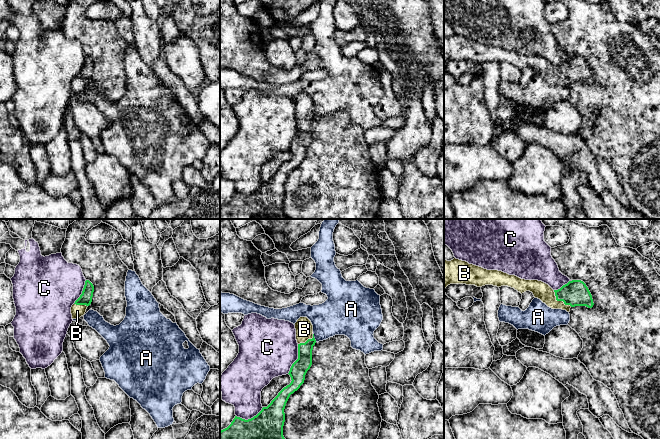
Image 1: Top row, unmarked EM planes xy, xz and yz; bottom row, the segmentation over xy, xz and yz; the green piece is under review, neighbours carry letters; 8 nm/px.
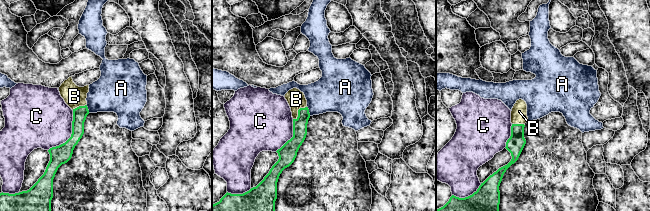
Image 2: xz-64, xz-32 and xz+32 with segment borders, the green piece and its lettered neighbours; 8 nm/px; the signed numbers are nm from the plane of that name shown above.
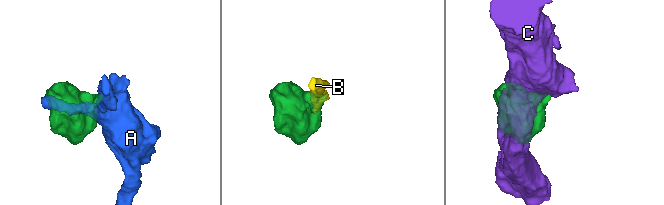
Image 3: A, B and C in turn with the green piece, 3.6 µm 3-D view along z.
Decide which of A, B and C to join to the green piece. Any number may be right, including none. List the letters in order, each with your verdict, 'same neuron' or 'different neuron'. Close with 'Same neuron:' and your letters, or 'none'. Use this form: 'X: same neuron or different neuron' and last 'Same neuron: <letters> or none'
A: different neuron
B: same neuron
C: different neuron
Same neuron: B

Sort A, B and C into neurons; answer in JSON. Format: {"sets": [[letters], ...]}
{"sets": [["A"], ["B"], ["C"]]}

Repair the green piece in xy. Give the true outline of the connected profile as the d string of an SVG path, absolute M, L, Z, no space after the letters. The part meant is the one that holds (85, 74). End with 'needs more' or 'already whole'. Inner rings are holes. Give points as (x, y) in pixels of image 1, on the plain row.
M86 56L82 70L71 83L72 95L79 95L85 90L87 83L92 78L93 68L93 60L89 56Z; needs more

